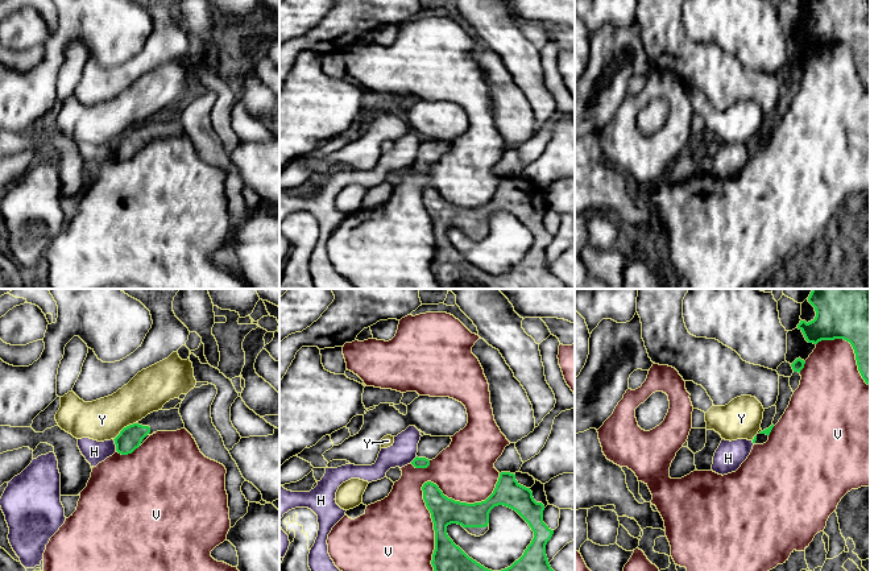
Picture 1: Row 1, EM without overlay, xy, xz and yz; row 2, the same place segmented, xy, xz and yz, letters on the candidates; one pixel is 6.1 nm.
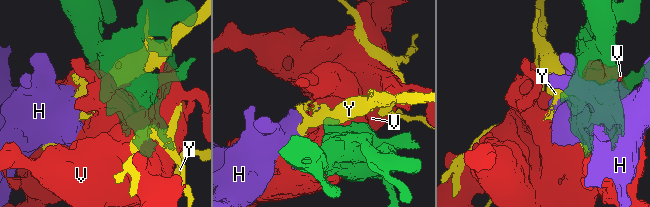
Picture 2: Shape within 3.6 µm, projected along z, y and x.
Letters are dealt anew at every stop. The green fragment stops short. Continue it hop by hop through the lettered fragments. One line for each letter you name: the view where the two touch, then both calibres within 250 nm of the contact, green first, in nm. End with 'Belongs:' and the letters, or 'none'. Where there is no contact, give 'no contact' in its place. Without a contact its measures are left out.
Belongs: none

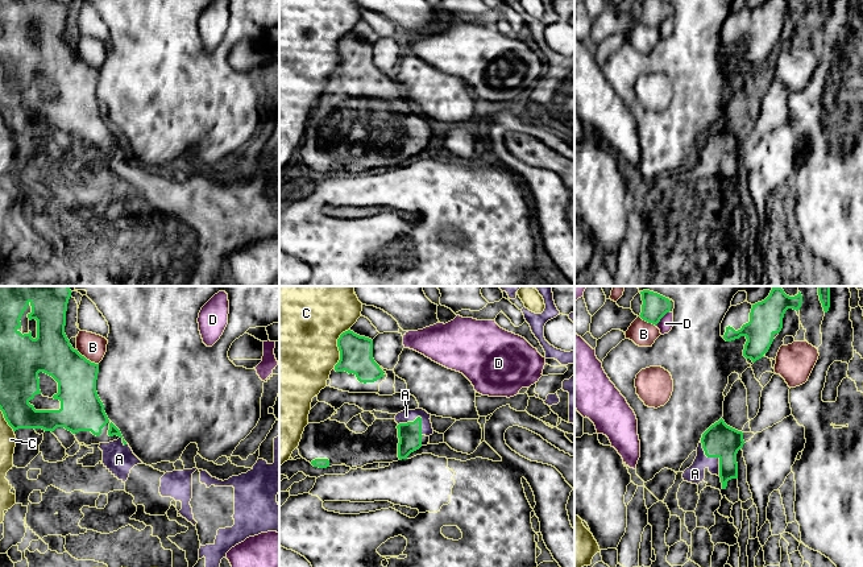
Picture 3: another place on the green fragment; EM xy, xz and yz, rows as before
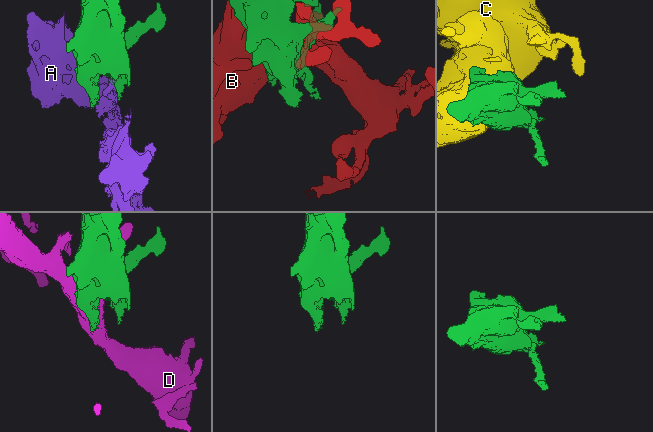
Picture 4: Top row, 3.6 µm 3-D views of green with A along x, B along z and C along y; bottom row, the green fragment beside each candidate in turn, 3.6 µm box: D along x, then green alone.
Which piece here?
A: contact in yz; calibres 200 and 110 nm
Belongs: A

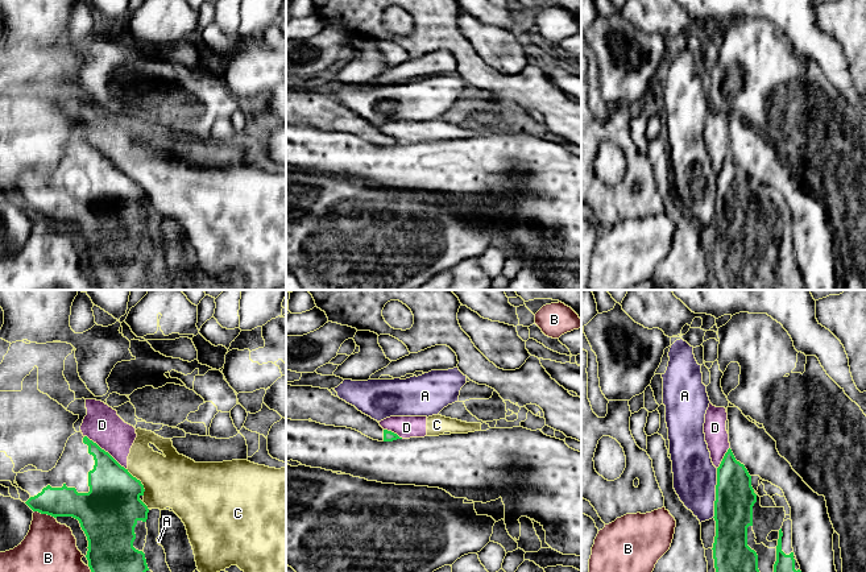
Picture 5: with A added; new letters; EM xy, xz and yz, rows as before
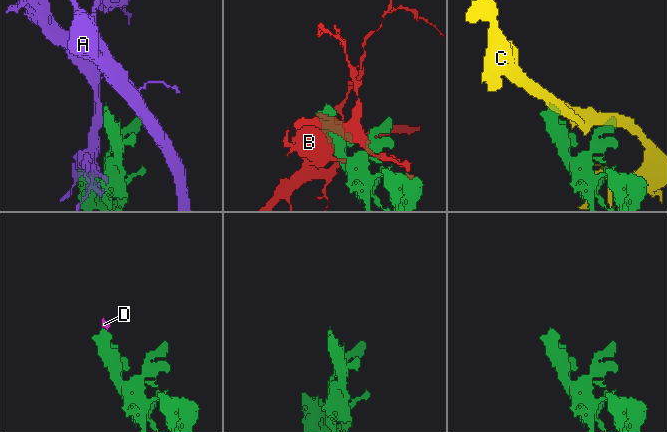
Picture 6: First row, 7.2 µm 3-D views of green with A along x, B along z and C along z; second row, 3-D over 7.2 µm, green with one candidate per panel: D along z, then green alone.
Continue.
Belongs: none

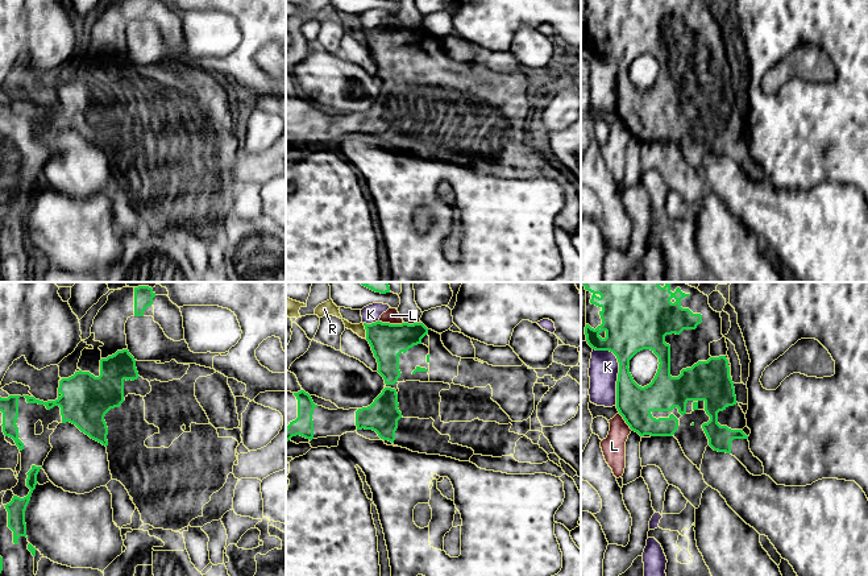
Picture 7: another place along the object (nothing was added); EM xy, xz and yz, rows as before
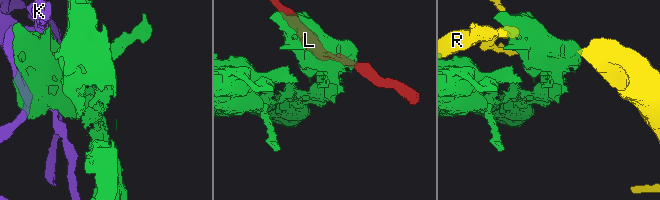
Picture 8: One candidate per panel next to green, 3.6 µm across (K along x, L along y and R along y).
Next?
Belongs: none

